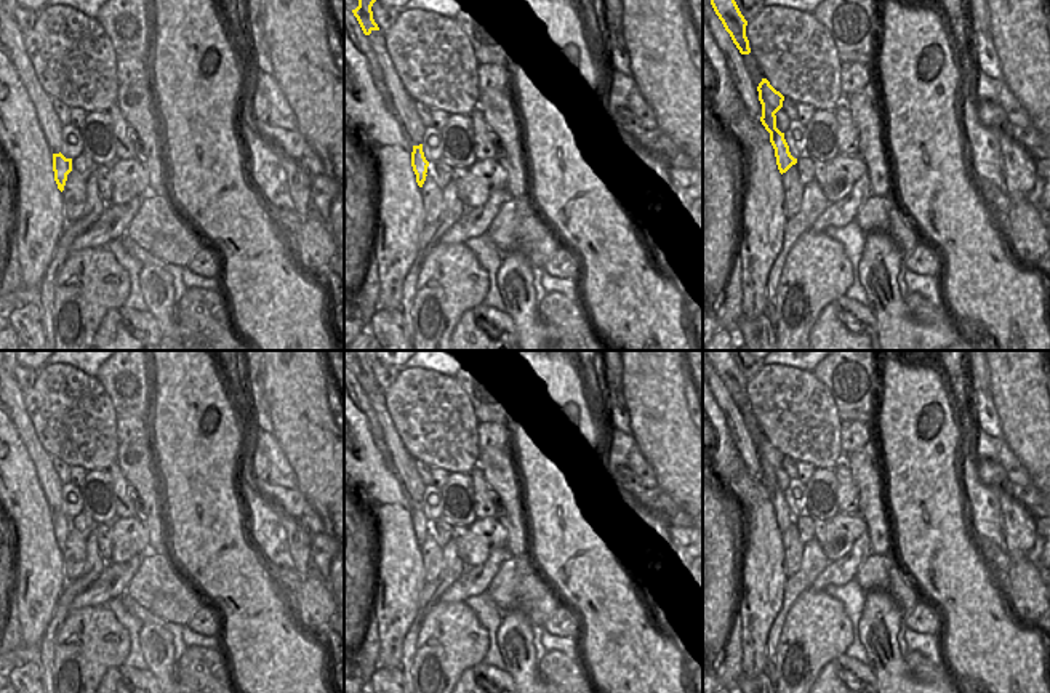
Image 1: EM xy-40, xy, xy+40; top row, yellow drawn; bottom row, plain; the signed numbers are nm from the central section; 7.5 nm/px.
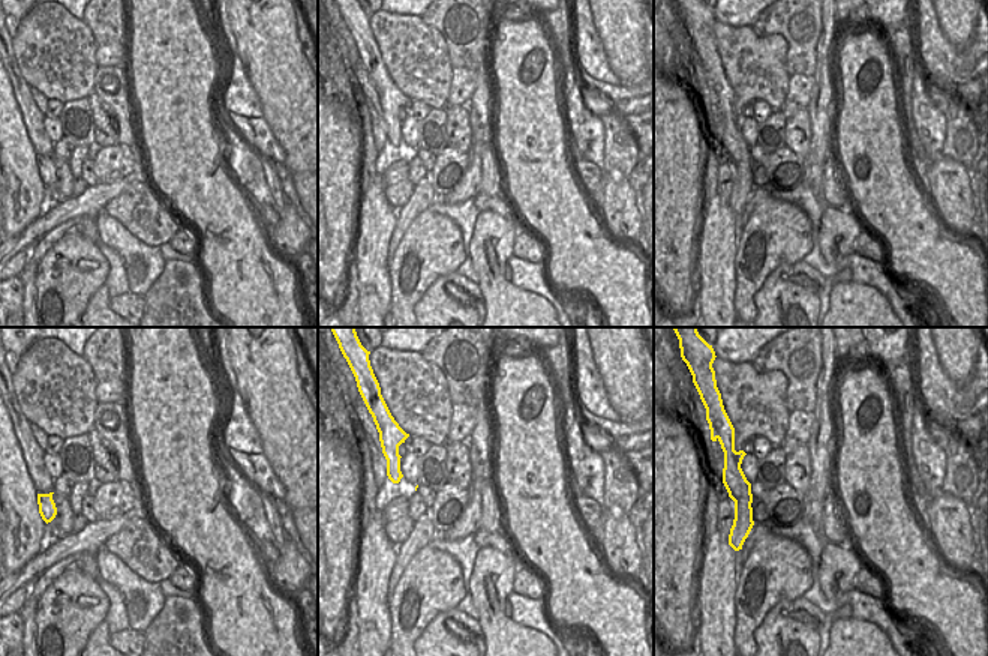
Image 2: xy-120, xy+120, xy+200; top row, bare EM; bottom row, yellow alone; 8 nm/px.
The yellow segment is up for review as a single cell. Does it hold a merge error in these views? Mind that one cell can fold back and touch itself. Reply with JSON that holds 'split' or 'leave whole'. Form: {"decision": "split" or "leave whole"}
{"decision": "split"}

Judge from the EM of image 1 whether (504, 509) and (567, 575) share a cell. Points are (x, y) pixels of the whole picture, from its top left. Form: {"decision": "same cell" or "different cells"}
{"decision": "different cells"}

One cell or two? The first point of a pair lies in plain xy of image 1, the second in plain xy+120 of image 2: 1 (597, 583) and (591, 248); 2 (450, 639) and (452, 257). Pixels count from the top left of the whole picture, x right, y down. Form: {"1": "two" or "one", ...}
{"1": "one", "2": "one"}

